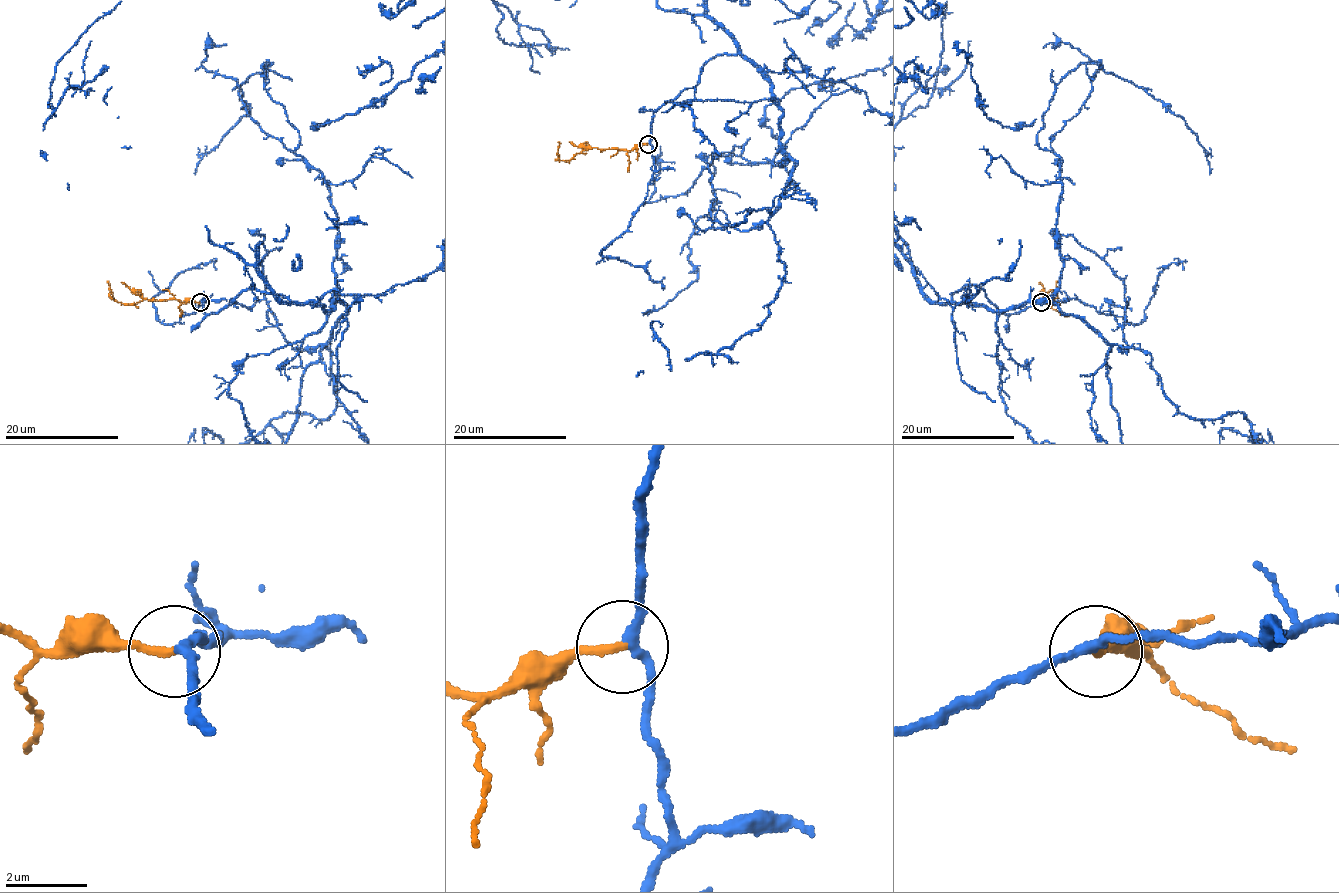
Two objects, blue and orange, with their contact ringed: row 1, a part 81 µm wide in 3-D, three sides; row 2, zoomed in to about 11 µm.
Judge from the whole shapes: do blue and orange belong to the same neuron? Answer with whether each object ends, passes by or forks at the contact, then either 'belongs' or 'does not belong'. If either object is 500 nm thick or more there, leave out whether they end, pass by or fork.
blue passes by; orange ends; belongs

